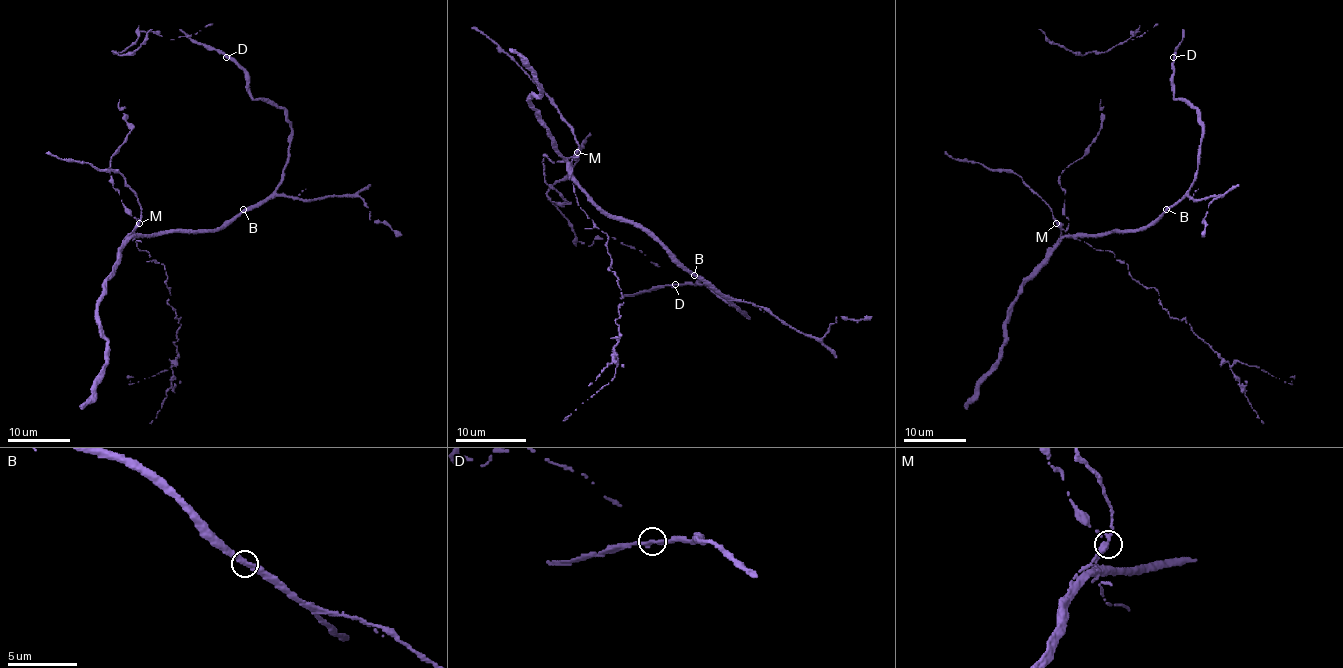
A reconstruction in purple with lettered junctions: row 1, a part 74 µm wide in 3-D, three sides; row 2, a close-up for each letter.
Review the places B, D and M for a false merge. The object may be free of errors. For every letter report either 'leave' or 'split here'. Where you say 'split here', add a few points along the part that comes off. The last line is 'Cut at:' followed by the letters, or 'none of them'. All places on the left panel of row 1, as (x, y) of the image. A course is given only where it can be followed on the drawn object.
B: leave
D: leave
M: split here; course (139, 224), (133, 241), (164, 266), (170, 287), (167, 303), (181, 323), (173, 365), (130, 384), (133, 376)
Cut at: M

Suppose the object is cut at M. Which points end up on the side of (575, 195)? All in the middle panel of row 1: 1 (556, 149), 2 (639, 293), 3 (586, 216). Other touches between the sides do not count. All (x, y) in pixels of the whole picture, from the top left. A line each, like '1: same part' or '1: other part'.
1: other part
2: other part
3: same part

